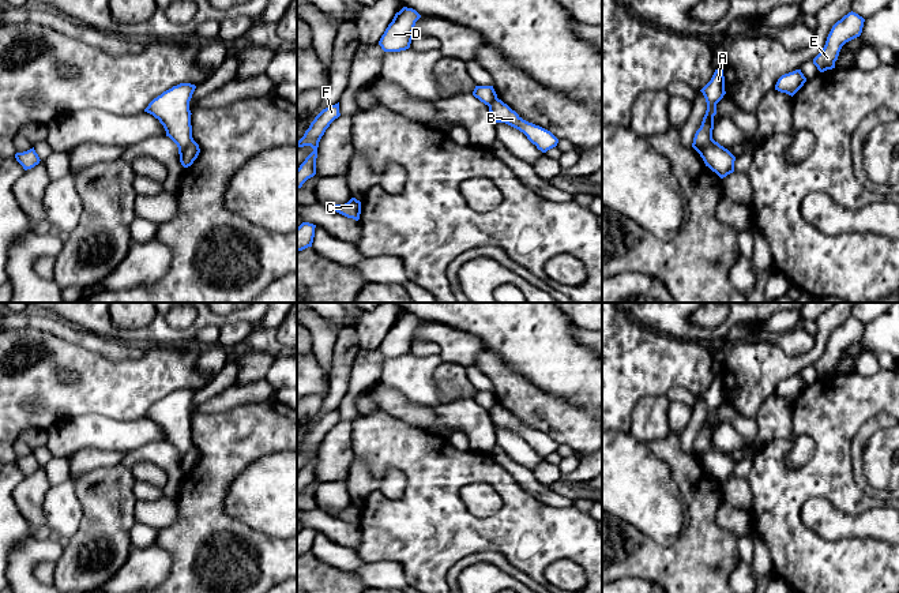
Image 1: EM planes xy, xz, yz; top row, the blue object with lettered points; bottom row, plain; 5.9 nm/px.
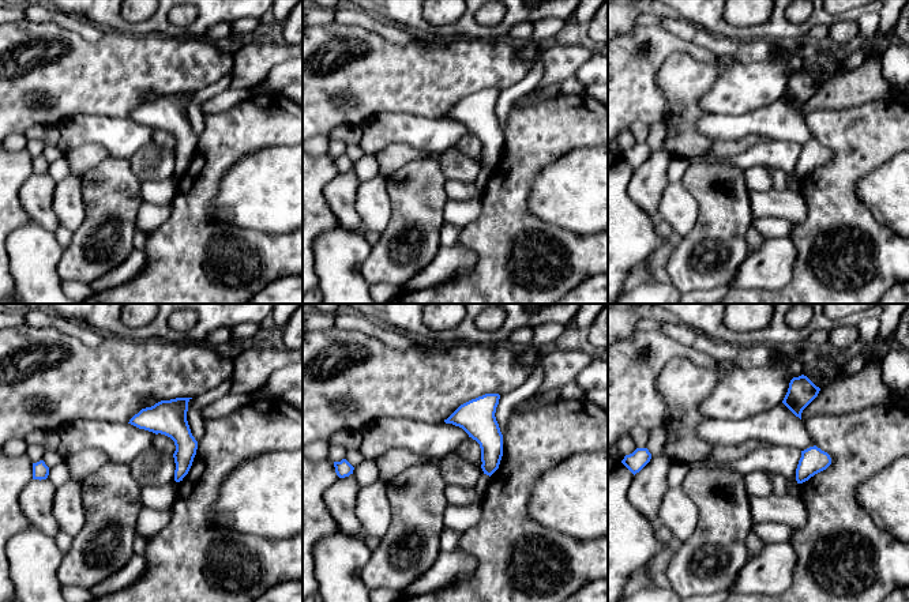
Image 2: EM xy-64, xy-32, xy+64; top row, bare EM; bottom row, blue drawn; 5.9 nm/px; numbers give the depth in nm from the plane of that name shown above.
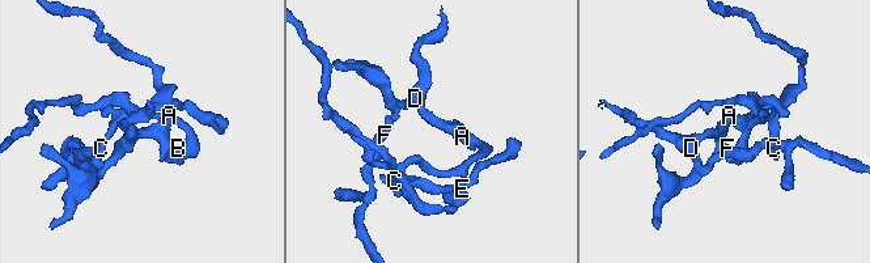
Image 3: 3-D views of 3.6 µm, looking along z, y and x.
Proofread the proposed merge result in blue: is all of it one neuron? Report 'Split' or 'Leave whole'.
Split

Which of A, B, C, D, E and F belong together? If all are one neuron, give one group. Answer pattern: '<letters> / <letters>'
A D F / B C E

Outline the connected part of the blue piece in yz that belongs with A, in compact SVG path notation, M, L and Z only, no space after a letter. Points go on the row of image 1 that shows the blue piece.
M715 70L711 80L700 90L707 102L707 110L700 128L696 131L692 147L703 158L707 145L712 140L714 116L716 115L716 104L726 94L723 70Z

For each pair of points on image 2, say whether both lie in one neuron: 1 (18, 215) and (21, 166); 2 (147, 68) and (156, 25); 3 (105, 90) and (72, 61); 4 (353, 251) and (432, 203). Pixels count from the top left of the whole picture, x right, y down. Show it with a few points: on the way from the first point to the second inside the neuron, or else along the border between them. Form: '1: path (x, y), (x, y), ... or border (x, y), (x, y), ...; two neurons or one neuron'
1: path (14, 203), (14, 179); one neuron
2: border (123, 33), (134, 36), (164, 34), (186, 38); two neurons
3: path (97, 82), (81, 70); one neuron
4: border (372, 245), (368, 256), (361, 263); two neurons

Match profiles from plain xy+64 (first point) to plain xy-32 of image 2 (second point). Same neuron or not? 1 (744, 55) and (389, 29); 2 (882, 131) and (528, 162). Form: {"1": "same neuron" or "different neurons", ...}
{"1": "same neuron", "2": "same neuron"}

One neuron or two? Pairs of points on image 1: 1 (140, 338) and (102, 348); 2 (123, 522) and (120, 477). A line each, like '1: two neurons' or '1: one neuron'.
1: two neurons
2: one neuron

